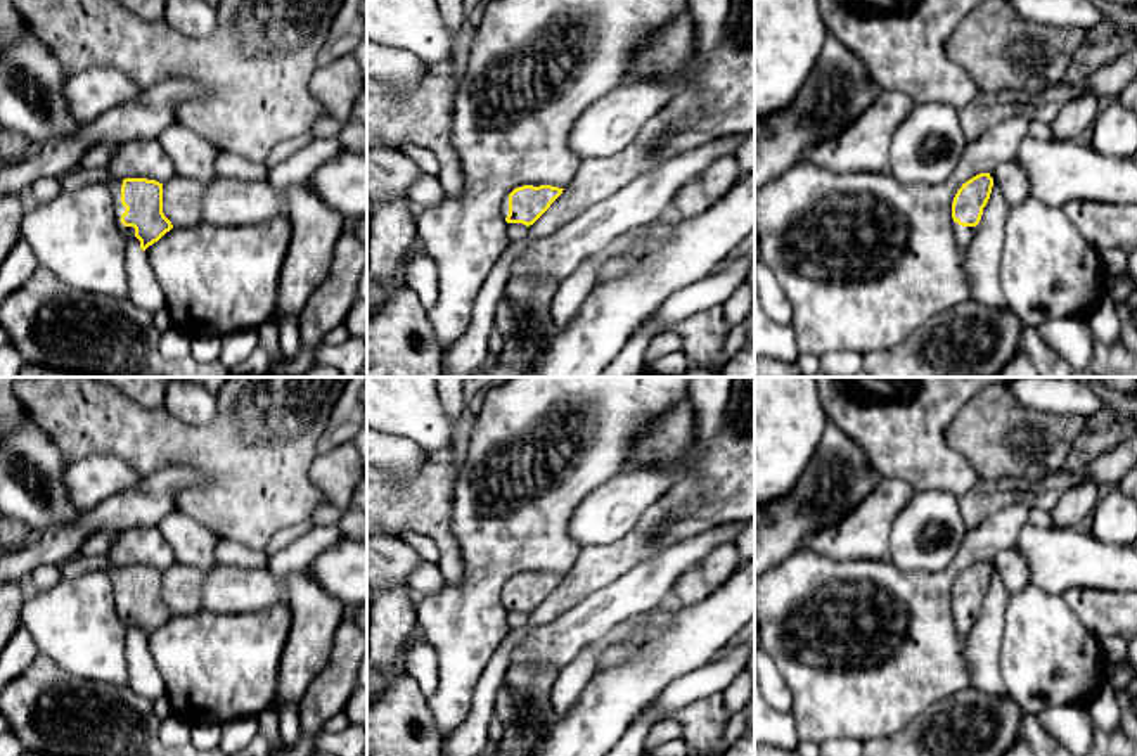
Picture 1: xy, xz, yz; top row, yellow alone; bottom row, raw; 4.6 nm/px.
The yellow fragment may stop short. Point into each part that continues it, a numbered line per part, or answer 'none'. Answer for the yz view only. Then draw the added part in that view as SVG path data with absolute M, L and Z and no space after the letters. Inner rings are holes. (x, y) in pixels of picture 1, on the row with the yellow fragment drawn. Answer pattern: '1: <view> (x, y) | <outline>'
1: yz (964, 236) | M954 221L955 239L957 239L957 244L960 247L969 247L971 246L976 230L978 230L978 225L976 227L962 227L962 225Z

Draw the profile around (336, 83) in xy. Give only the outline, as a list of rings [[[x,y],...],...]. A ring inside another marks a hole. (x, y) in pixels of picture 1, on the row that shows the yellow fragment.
[[[353,54],[325,57],[310,80],[310,92],[327,116],[341,123],[353,118],[353,106],[362,90],[362,69]]]

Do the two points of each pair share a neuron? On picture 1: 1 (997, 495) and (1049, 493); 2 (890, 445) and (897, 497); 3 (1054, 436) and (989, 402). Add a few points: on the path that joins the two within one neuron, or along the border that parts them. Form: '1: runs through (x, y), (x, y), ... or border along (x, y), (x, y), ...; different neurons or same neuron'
1: runs through (1009, 493), (1037, 493); same neuron
2: border along (881, 476), (904, 480), (916, 492); different neurons
3: runs through (1039, 436), (1023, 436), (1004, 417); same neuron

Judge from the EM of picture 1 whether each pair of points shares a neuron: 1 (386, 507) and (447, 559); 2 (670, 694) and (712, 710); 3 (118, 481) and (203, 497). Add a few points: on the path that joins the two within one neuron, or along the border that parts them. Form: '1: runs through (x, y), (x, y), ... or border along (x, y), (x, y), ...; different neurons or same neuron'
1: runs through (405, 507), (412, 507), (445, 540); same neuron
2: border along (720, 692), (686, 703), (665, 717); different neurons
3: border along (108, 454), (122, 457), (142, 476); different neurons

